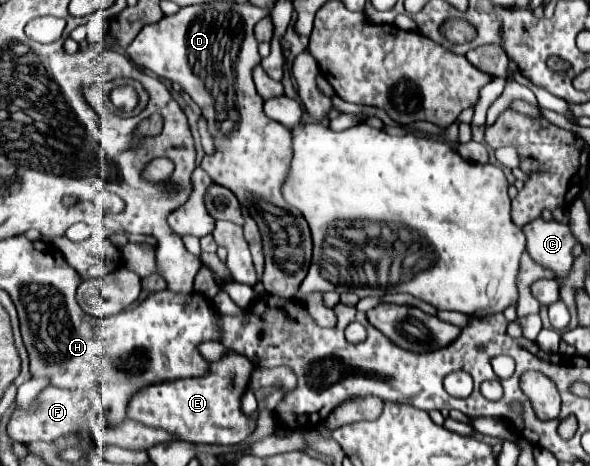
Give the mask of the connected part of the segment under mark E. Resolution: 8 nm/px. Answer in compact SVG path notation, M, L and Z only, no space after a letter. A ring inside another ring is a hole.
M229 353L221 361L211 363L211 373L207 377L167 381L167 385L155 385L155 389L137 393L127 407L127 417L143 425L162 428L179 441L221 445L241 443L257 429L257 423L239 409L251 371L253 363L245 355Z

